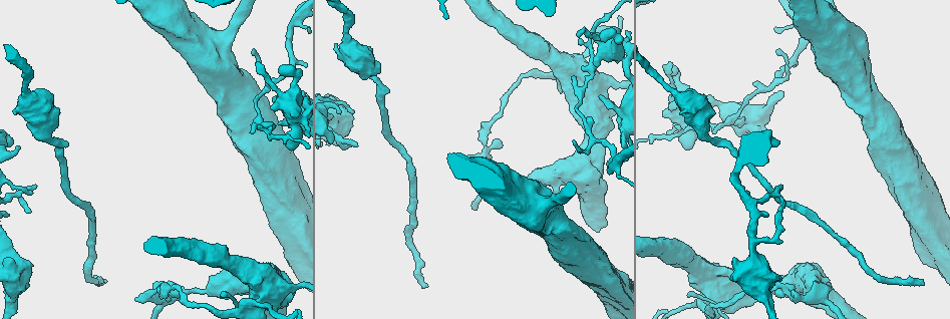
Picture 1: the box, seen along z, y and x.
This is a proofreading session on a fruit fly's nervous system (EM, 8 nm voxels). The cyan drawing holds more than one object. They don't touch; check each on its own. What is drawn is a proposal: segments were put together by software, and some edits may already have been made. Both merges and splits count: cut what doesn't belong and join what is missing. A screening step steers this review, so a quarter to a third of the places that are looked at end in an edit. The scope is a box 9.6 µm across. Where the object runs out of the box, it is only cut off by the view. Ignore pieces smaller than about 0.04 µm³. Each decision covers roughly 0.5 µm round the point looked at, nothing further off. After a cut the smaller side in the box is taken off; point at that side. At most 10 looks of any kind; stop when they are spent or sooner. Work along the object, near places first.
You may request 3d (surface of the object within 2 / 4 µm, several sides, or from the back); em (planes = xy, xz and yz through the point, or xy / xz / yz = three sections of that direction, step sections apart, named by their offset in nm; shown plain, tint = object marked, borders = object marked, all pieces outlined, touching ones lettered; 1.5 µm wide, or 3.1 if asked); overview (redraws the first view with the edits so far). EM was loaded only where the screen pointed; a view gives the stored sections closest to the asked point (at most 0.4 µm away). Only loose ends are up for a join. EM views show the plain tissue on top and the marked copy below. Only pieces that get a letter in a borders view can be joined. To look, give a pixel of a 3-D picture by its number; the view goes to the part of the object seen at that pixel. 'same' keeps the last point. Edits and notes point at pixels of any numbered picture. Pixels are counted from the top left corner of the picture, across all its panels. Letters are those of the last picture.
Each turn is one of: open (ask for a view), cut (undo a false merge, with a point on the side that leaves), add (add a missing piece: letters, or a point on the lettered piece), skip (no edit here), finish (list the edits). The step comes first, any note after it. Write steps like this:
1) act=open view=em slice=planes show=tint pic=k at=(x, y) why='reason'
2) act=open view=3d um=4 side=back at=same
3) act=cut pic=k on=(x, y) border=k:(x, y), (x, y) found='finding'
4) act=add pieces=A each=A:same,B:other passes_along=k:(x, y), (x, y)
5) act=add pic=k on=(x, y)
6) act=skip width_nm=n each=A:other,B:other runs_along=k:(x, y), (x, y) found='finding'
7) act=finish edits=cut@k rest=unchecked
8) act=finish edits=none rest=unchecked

act=open view=3d um=2 pic=1 at=(179, 290) why='closes a loop'

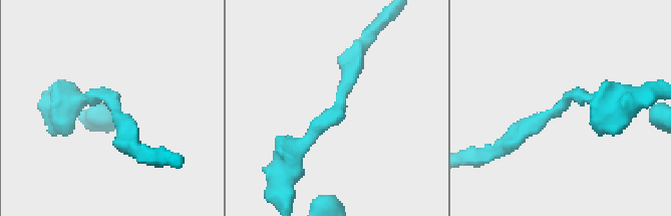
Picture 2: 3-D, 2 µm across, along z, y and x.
act=open view=em slice=planes show=borders pic=2 at=(109, 103) why='now the EM'

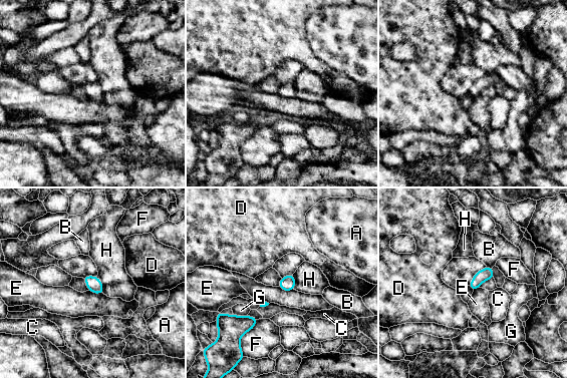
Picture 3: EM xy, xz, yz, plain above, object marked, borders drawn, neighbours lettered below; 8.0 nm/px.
act=skip each=A:other,B:other,C:other,D:other,E:other,F:other,G:other,H:other border=3:(88, 290), (102, 294) found='one neuron here'

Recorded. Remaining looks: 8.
act=open view=em slice=planes show=borders pic=1 at=(30, 192) why='tapers out'

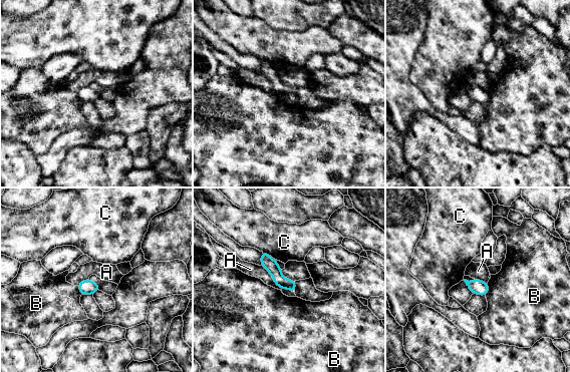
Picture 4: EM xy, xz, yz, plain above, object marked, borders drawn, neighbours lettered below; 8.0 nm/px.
act=skip width_nm=90 longest_contact=A:260nm each=A:other,B:other,C:other found='no lettered piece goes on from it'

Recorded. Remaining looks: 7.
act=open view=3d um=2 pic=1 at=(103, 279)

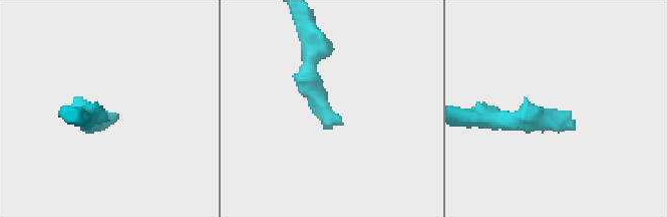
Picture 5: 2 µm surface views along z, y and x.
act=open view=em slice=yz step=4 show=tint pic=5 at=(114, 114)

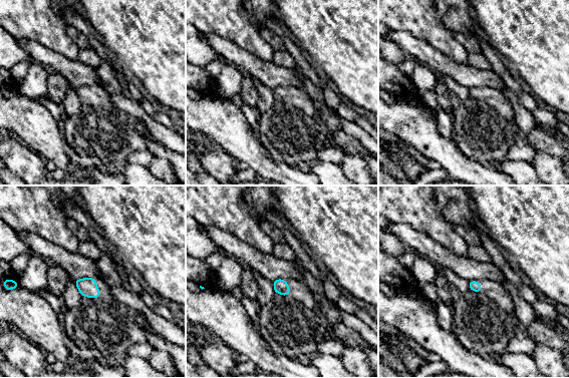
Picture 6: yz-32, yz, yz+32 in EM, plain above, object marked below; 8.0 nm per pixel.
act=open view=em slice=planes show=borders at=same

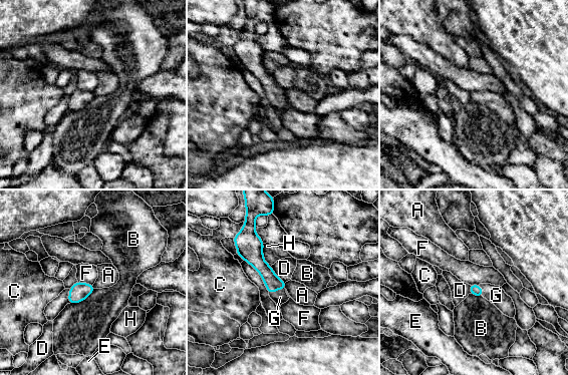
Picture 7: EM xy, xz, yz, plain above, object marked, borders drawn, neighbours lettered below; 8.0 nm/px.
act=add pieces=G longest_contact=B:240nm each=A:other,B:other,C:other,D:other,E:other,F:other,G:same,H:other passes_along=7:(272, 282), (277, 289), (280, 297) found='it goes on there'

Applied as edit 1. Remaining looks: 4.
act=open view=em slice=yz step=4 show=tint pic=1 at=(213, 289) why='thick turns thin'

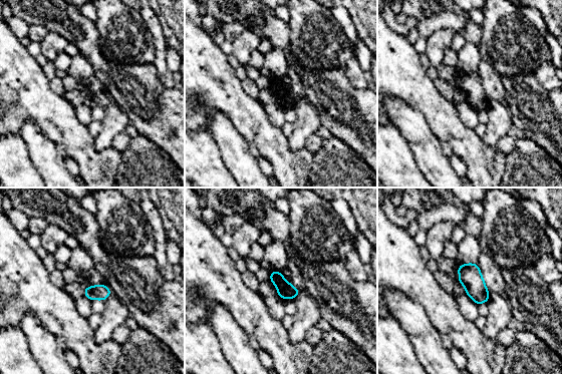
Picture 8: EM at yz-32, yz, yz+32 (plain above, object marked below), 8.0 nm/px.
act=open view=em slice=planes show=borders at=same why='cut it another way'

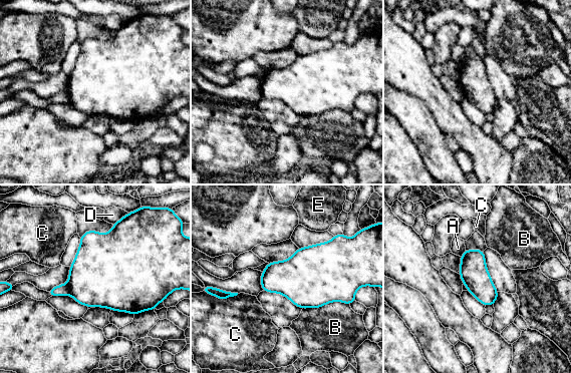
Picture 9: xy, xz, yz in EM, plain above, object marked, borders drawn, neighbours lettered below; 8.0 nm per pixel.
act=cut pic=9 on=(62, 290) width_nm=220 each=A:other,B:other,C:other,D:other,E:other border=9:(67, 284), (69, 294) found='a second neuron is stuck on'

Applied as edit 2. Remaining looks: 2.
act=finish edits=add@7,cut@9 rest=unchecked

